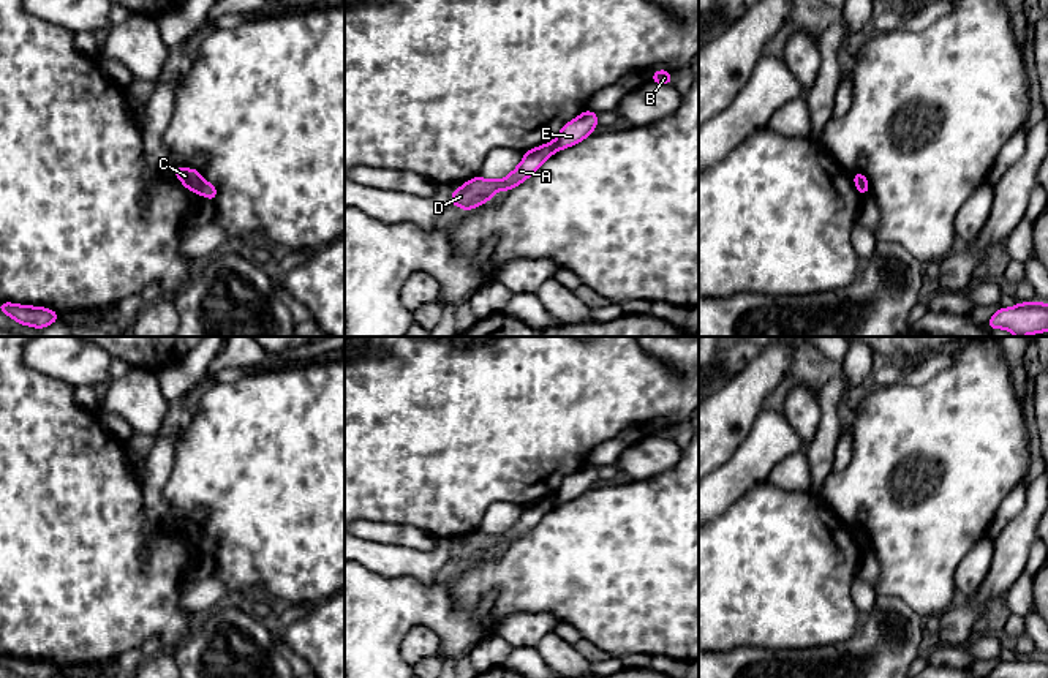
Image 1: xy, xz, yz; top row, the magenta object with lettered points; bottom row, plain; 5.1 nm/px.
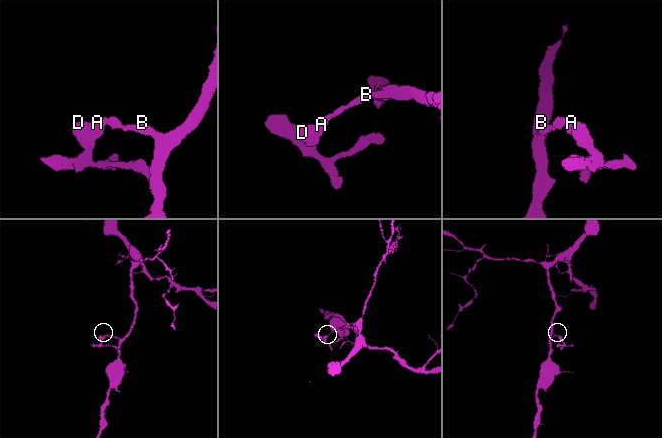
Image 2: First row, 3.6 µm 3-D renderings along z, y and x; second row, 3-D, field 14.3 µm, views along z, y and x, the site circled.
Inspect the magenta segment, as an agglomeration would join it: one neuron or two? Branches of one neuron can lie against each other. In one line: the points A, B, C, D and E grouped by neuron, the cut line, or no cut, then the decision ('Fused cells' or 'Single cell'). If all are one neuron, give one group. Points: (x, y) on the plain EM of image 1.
Groups: A C D / B E. Split along xy (203, 536), (196, 546). Fused cells

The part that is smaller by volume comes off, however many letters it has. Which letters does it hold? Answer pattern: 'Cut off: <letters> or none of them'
Cut off: A, C, D

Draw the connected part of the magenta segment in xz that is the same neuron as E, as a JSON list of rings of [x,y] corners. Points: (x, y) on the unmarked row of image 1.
[[[593,465],[582,466],[577,473],[567,476],[560,488],[553,493],[555,506],[563,504],[566,501],[575,499],[583,495],[590,488],[593,488],[593,482],[598,480],[598,469]]]

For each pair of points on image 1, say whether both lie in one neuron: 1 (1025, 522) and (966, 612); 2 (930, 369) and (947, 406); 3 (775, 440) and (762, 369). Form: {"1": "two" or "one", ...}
{"1": "one", "2": "two", "3": "two"}

